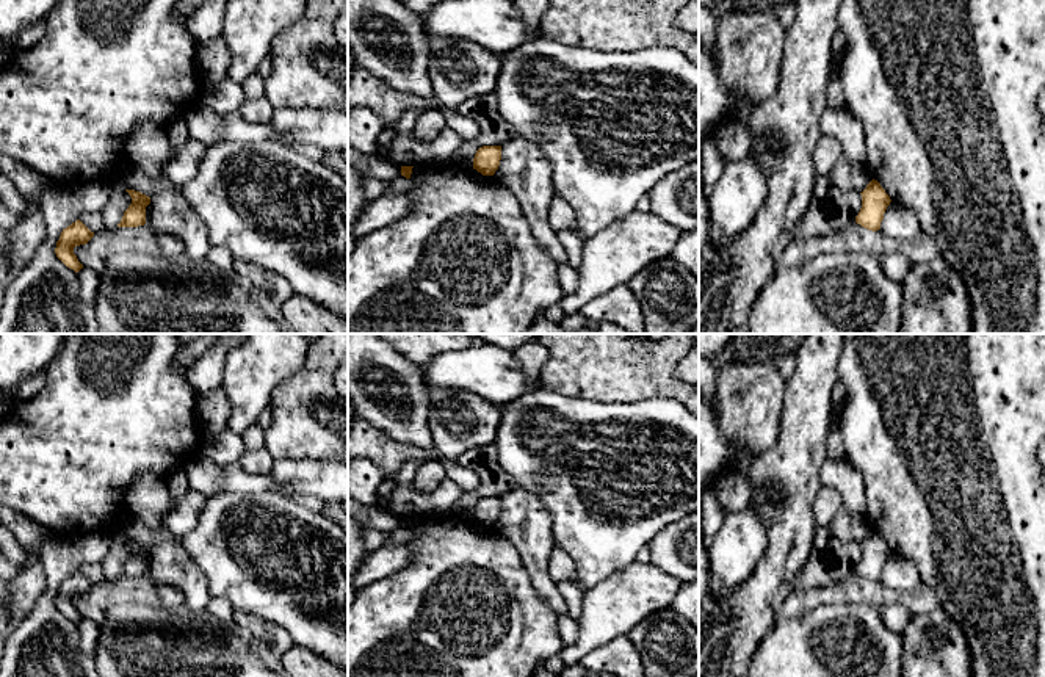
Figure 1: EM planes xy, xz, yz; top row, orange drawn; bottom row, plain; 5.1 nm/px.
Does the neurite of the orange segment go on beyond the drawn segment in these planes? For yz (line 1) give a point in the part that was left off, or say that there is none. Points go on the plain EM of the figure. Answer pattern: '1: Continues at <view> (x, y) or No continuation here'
1: No continuation here

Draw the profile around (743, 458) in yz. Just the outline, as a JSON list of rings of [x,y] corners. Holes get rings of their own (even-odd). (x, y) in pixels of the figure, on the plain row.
[[[738,447],[733,456],[736,472],[743,473],[744,476],[754,467],[757,453],[750,451],[746,447]]]

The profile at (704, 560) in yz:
[[[699,517],[699,606],[710,591],[710,581],[711,581],[711,574],[710,574],[710,556],[708,556],[708,548],[705,547],[703,542],[703,533],[700,527],[700,517]]]

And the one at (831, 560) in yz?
[[[818,528],[808,561],[794,581],[794,594],[807,588],[824,586],[855,572],[862,559],[862,545],[840,541],[830,528]]]

